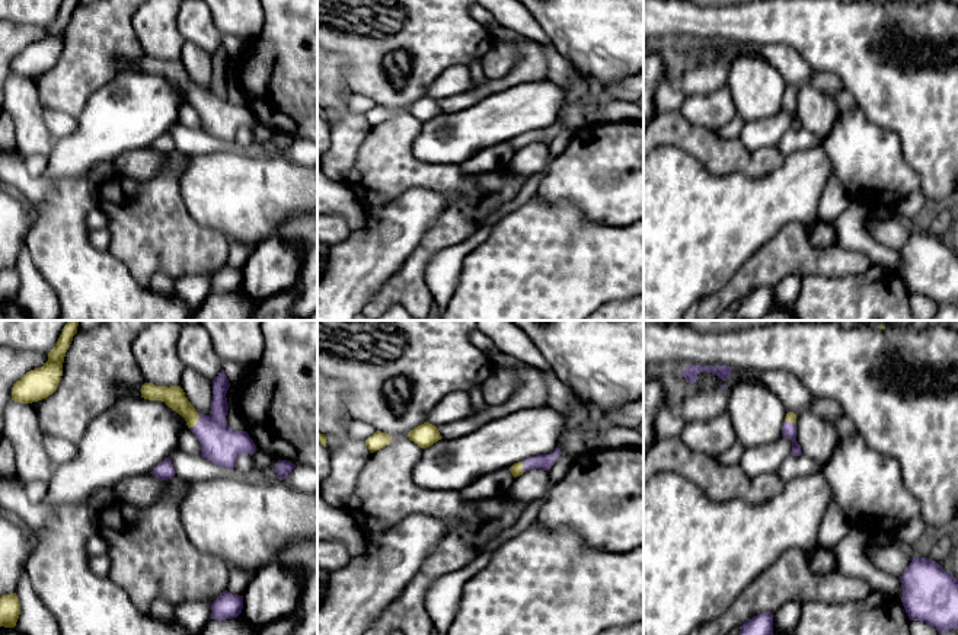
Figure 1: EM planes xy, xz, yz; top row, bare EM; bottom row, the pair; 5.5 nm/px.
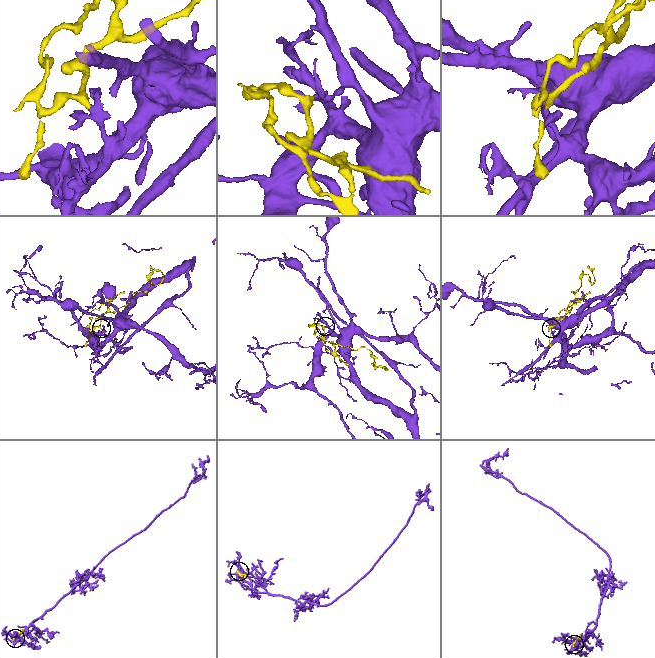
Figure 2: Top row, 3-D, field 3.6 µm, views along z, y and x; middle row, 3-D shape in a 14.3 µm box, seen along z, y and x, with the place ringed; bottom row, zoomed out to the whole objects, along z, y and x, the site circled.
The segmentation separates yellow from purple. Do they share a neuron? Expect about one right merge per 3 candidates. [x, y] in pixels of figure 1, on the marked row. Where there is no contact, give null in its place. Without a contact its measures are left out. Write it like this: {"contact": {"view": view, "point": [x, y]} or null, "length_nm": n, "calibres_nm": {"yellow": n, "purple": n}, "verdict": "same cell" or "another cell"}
{"contact": {"view": "xy", "point": [197, 420]}, "length_nm": 110, "calibres_nm": {"yellow": 120, "purple": 220}, "verdict": "same cell"}

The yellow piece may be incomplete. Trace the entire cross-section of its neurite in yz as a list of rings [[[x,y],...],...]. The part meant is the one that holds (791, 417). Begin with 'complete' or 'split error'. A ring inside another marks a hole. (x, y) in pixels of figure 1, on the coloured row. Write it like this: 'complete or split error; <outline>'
split error; [[[788,412],[785,417],[785,422],[782,427],[782,437],[792,440],[792,456],[801,456],[801,446],[796,441],[796,415],[793,412]]]

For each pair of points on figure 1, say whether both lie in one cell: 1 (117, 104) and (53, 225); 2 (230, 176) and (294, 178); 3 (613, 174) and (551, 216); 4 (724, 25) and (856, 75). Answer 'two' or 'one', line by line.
1: two
2: one
3: two
4: one

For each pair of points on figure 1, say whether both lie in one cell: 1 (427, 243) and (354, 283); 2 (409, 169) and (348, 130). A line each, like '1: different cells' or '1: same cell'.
1: different cells
2: different cells

